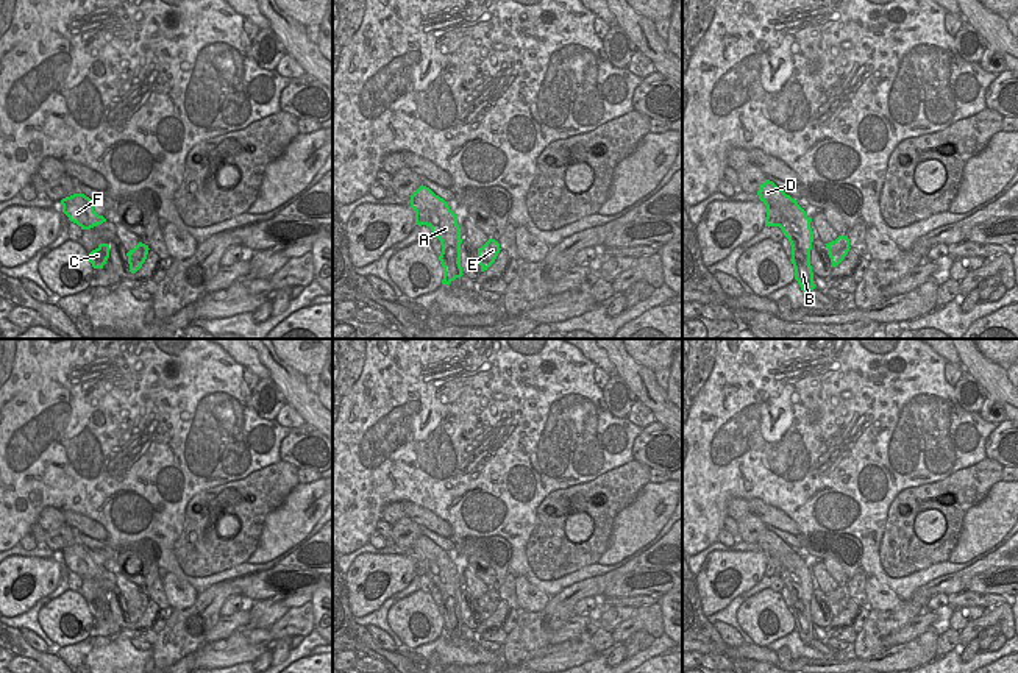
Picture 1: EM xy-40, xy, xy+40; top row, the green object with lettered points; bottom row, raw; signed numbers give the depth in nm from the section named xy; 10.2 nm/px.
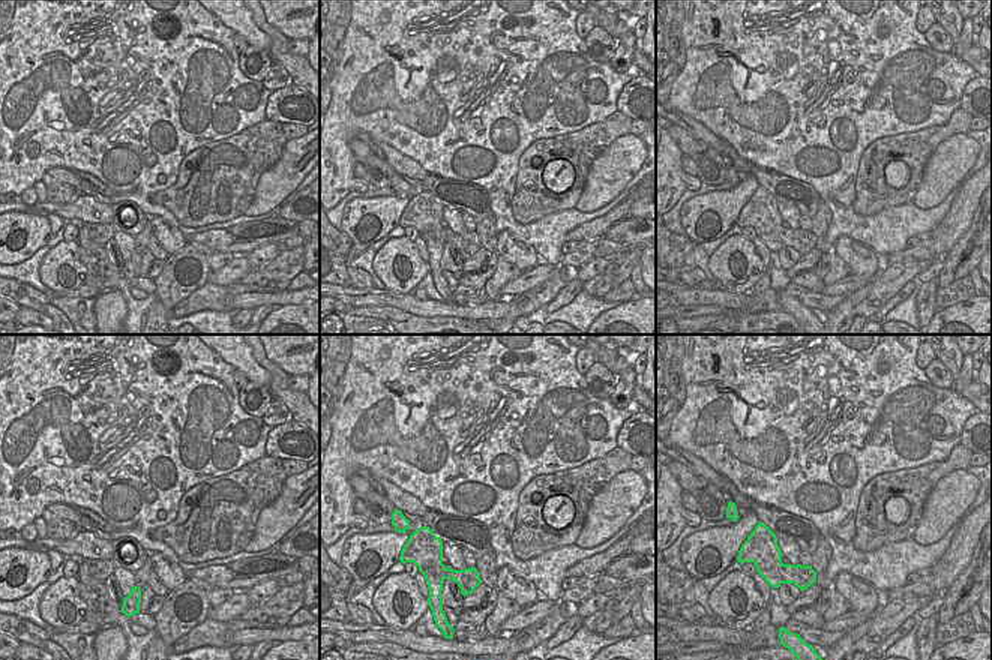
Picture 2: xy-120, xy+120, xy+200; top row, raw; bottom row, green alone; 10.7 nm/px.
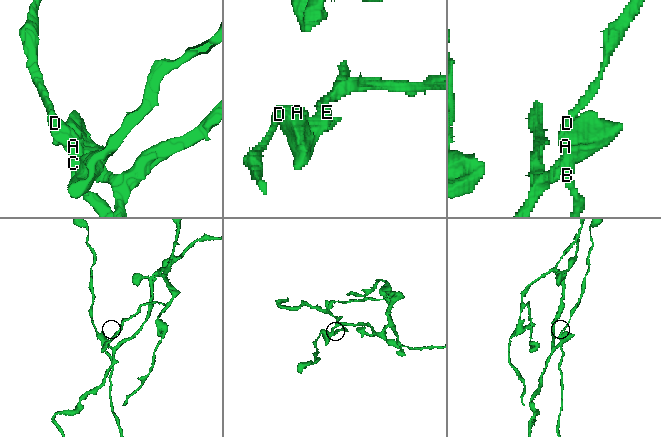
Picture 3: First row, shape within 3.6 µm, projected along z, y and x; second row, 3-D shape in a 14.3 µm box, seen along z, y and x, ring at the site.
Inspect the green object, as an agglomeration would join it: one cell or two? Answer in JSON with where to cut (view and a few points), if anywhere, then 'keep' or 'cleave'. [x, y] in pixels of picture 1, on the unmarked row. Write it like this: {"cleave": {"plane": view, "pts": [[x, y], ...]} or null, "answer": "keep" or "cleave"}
{"cleave": {"plane": "xy+40", "pts": [[767, 556], [779, 559], [779, 575]]}, "answer": "cleave"}

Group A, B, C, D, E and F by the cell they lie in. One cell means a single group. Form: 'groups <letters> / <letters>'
groups A B C D F / E

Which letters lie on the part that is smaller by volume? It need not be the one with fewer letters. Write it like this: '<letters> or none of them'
A, B, C, D, F.

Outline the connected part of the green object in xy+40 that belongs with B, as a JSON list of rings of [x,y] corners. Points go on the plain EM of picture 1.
[[[765,529],[760,534],[757,545],[767,557],[779,557],[782,562],[782,573],[779,578],[792,595],[792,614],[795,618],[795,629],[803,643],[815,639],[813,621],[810,615],[810,600],[813,592],[813,581],[810,578],[812,568],[806,561],[787,545],[773,531]]]

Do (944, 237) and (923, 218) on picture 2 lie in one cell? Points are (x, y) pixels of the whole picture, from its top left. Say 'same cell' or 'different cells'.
different cells

